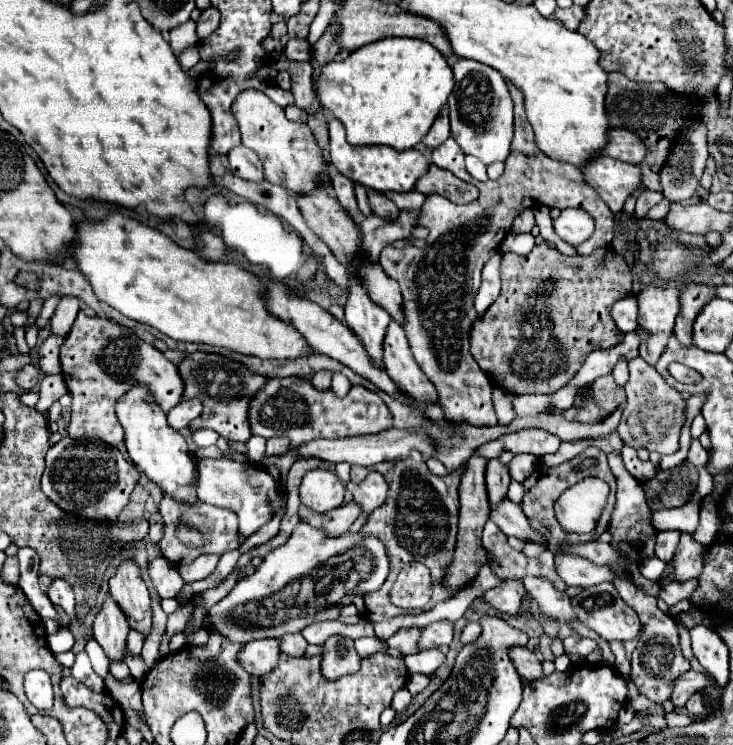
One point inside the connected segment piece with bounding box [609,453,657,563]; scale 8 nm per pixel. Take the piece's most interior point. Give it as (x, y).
(630, 523)

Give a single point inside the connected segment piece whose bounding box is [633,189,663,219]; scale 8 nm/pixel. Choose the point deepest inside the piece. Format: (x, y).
(646, 200)

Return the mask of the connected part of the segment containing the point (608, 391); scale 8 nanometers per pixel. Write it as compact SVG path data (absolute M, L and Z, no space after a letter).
M599 377L593 383L593 397L587 397L585 405L577 409L569 409L563 413L567 421L581 421L581 423L597 423L609 417L619 405L623 405L625 393L621 387L615 385L613 377Z

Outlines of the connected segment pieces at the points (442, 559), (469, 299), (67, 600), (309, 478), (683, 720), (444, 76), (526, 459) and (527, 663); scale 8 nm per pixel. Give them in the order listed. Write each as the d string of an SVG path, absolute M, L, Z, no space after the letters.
M411 453L407 461L393 461L393 463L381 463L373 467L351 467L351 475L369 475L369 471L379 471L385 481L389 483L389 499L383 507L375 509L367 523L361 529L361 535L375 535L387 545L387 555L391 561L391 573L387 575L387 581L383 587L375 593L367 593L363 597L357 597L357 609L359 615L371 623L385 621L397 615L403 615L405 611L391 605L389 601L389 589L397 579L397 563L409 563L409 561L421 561L431 571L431 579L435 586L433 597L436 603L451 598L441 584L447 565L451 565L453 551L455 551L455 539L457 539L457 517L459 517L459 475L463 469L449 473L445 477L433 475L423 457L419 453Z
M507 81L509 93L515 103L515 139L511 145L511 155L505 161L505 173L497 181L487 181L481 183L477 181L479 189L479 199L469 203L469 205L455 205L446 197L439 194L428 195L423 205L423 215L421 215L421 227L429 229L429 237L425 247L405 247L405 249L395 249L387 247L379 255L379 263L385 269L385 273L395 279L401 285L403 291L403 311L405 311L405 335L409 339L411 351L415 355L417 365L421 371L429 377L429 381L435 385L439 391L439 405L445 411L445 417L455 423L469 423L475 427L493 427L497 425L495 409L491 403L491 383L489 377L479 369L475 359L469 353L469 331L473 321L477 319L475 307L473 307L473 297L479 289L481 283L481 269L483 265L499 251L501 241L511 229L513 219L525 209L533 207L537 203L545 203L549 207L557 209L567 209L567 207L579 207L587 211L593 221L595 221L595 235L591 235L583 245L577 245L577 255L589 255L597 247L607 247L611 245L613 239L613 213L611 209L603 203L603 199L583 181L583 173L575 165L565 165L559 161L553 161L545 157L533 139L533 129L527 121L525 109L523 109L523 93Z
M55 579L49 587L49 599L51 599L51 603L59 605L67 613L69 621L75 621L75 597L73 597L73 589L71 589L71 585L67 585L67 581Z
M325 469L307 471L299 491L301 503L319 513L327 513L341 507L345 497L345 485L339 481L335 473Z
M665 713L667 717L667 727L685 727L685 725L691 725L693 723L693 717L687 715L687 713Z
M381 39L353 51L343 61L327 61L317 77L313 77L313 89L323 105L347 131L347 141L353 147L389 145L395 151L415 147L431 129L441 107L447 103L453 91L453 73L445 57L427 41L421 39Z
M523 453L523 455L515 455L511 461L509 461L509 477L523 483L531 473L533 469L537 467L537 457L535 455L529 455L529 453Z
M527 647L511 649L511 663L515 665L519 677L523 677L525 681L541 679L541 661Z

